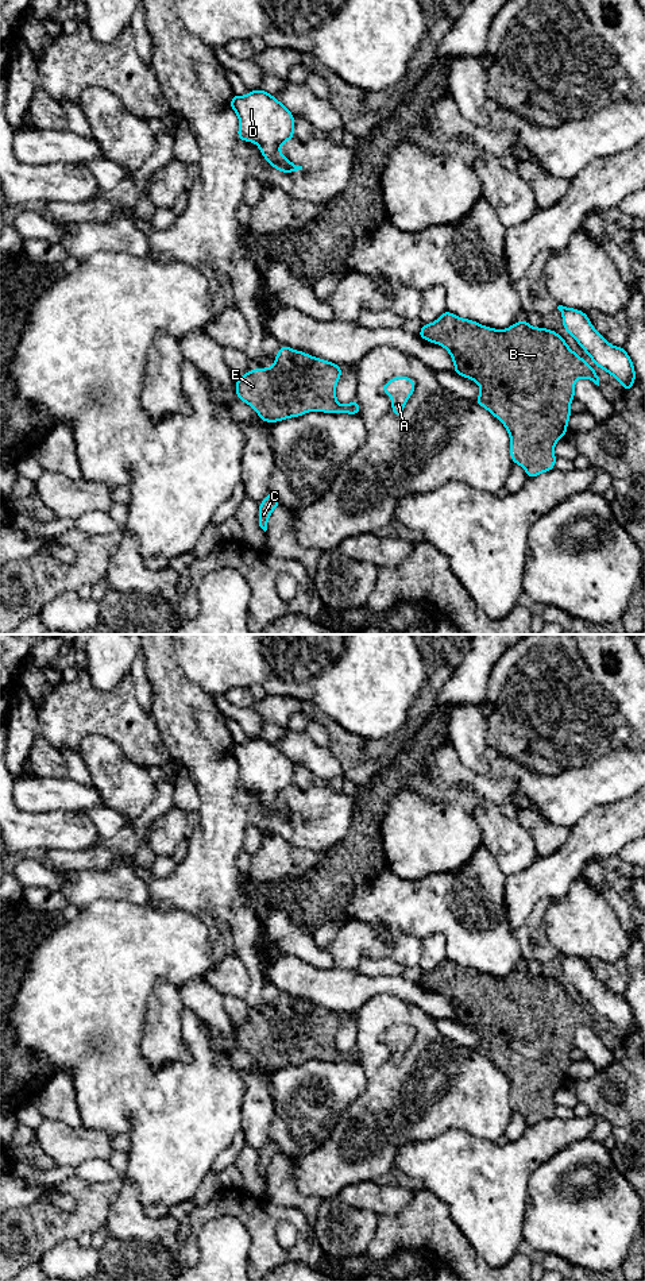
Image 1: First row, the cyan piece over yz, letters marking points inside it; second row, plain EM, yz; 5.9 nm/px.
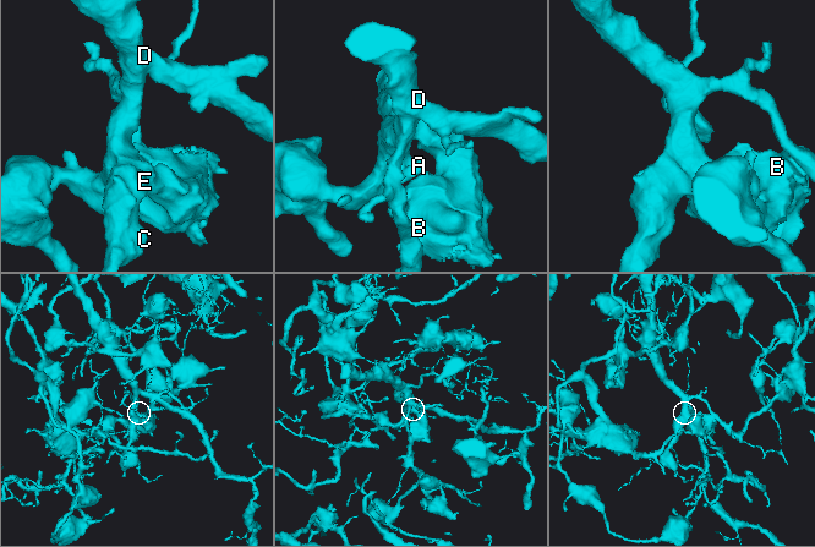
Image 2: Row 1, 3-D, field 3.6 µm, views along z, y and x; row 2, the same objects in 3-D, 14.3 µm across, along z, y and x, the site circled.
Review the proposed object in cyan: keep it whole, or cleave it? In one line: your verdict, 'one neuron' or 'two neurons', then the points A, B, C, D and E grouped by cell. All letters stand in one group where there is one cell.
two neurons; groups A C D / B E

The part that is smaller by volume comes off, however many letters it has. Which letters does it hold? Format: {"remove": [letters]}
{"remove": ["B", "E"]}

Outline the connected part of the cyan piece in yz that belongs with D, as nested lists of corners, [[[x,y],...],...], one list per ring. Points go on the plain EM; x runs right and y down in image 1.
[[[258,737],[246,744],[233,742],[229,756],[239,765],[237,786],[259,794],[263,806],[282,821],[302,818],[279,795],[294,786],[294,763],[270,741]]]

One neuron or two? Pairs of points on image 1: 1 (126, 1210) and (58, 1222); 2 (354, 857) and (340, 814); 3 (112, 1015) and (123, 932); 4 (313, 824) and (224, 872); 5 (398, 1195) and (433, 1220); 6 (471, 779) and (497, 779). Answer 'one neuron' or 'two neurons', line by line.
1: two neurons
2: two neurons
3: one neuron
4: one neuron
5: two neurons
6: one neuron

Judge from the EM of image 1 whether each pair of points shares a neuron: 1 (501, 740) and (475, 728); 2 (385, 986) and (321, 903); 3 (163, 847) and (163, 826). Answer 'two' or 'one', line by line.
1: two
2: two
3: one

